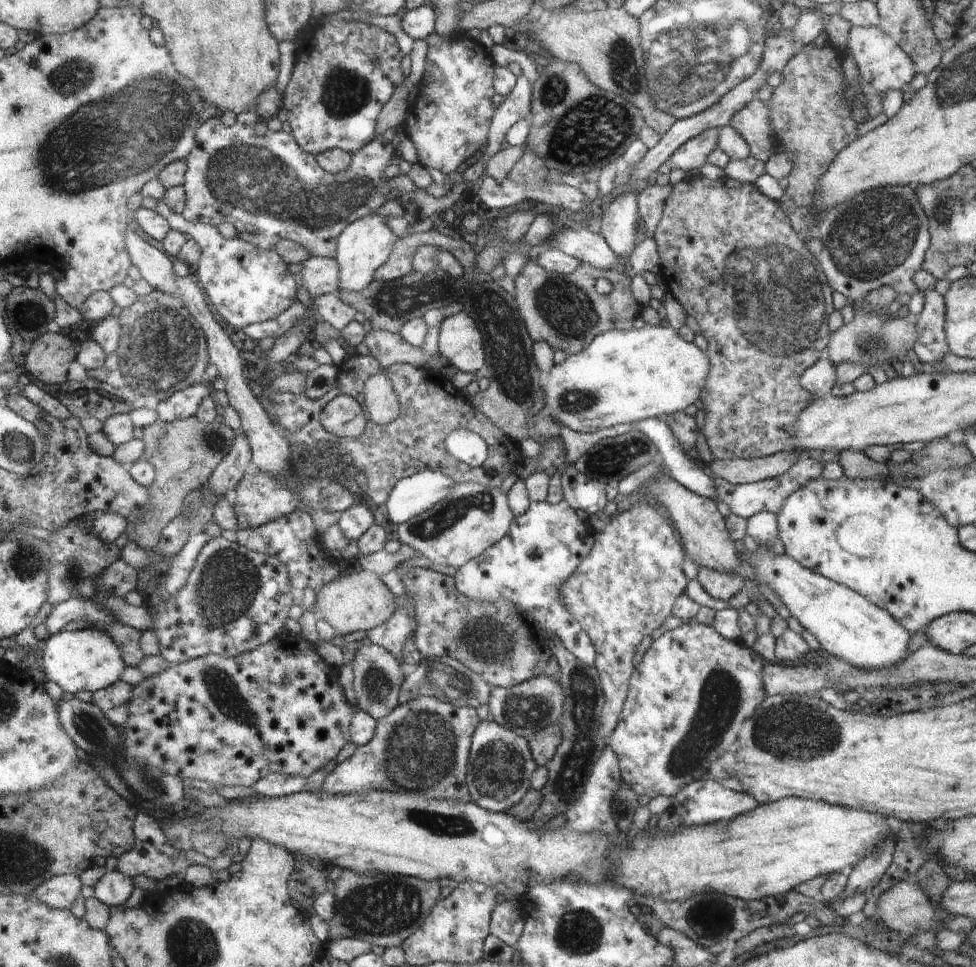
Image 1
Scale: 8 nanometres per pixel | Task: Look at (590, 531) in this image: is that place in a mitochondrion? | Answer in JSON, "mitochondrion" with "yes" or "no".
{"mitochondrion":"no"}

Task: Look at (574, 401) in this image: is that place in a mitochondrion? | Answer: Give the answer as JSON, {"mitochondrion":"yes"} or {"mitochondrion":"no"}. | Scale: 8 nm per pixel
{"mitochondrion":"yes"}

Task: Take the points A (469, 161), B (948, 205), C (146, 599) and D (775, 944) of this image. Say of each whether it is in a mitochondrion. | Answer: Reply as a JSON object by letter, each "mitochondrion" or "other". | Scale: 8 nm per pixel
{"A":"other","B":"mitochondrion","C":"other","D":"other"}

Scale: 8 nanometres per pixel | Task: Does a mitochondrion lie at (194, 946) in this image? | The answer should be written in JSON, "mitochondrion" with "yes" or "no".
{"mitochondrion":"yes"}

